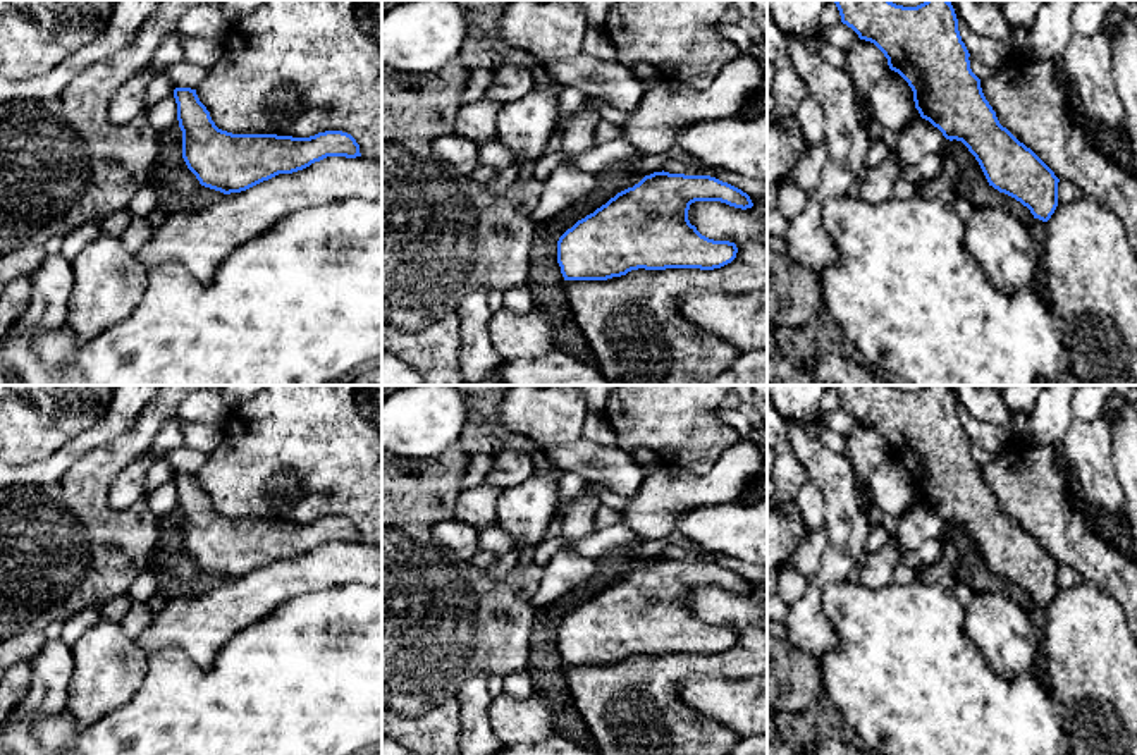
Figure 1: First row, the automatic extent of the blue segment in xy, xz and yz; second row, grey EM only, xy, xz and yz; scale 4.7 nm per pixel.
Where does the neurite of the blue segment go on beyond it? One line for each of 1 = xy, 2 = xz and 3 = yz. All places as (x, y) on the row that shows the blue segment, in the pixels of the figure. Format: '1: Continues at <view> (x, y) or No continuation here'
1: No continuation here
2: No continuation here
3: No continuation here

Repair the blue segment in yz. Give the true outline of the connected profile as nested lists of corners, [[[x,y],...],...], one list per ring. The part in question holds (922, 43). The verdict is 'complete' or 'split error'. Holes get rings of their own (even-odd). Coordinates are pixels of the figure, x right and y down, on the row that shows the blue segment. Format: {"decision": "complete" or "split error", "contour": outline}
{"decision": "complete", "contour": [[[831,0],[841,22],[874,43],[912,88],[920,117],[950,141],[962,141],[979,162],[989,186],[1048,222],[1058,206],[1054,172],[996,117],[980,79],[970,69],[950,0],[917,7],[891,0]]]}

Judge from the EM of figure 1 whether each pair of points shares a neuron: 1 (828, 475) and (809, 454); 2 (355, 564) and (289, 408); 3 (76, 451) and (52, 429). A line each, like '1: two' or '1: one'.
1: one
2: two
3: two

